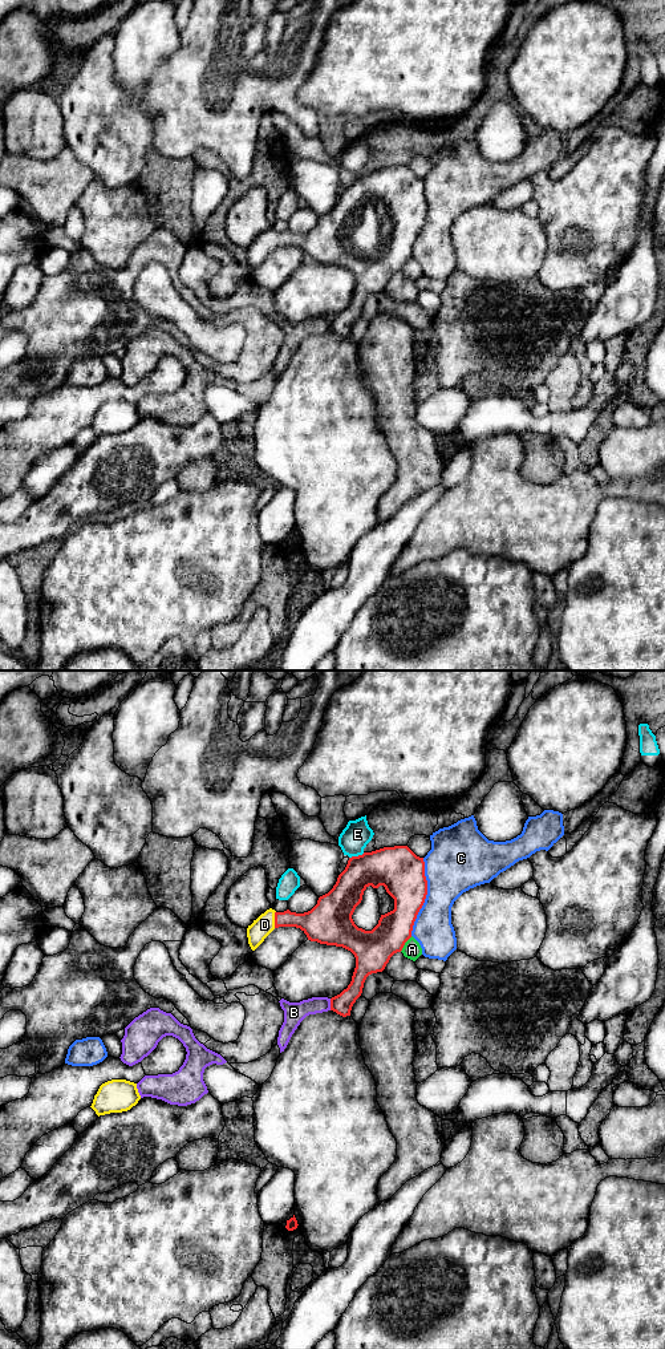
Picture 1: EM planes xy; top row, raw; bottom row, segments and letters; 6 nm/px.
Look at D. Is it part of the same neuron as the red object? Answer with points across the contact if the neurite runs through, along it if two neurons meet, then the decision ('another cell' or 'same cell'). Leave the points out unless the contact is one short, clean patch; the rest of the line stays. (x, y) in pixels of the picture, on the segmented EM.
same cell

